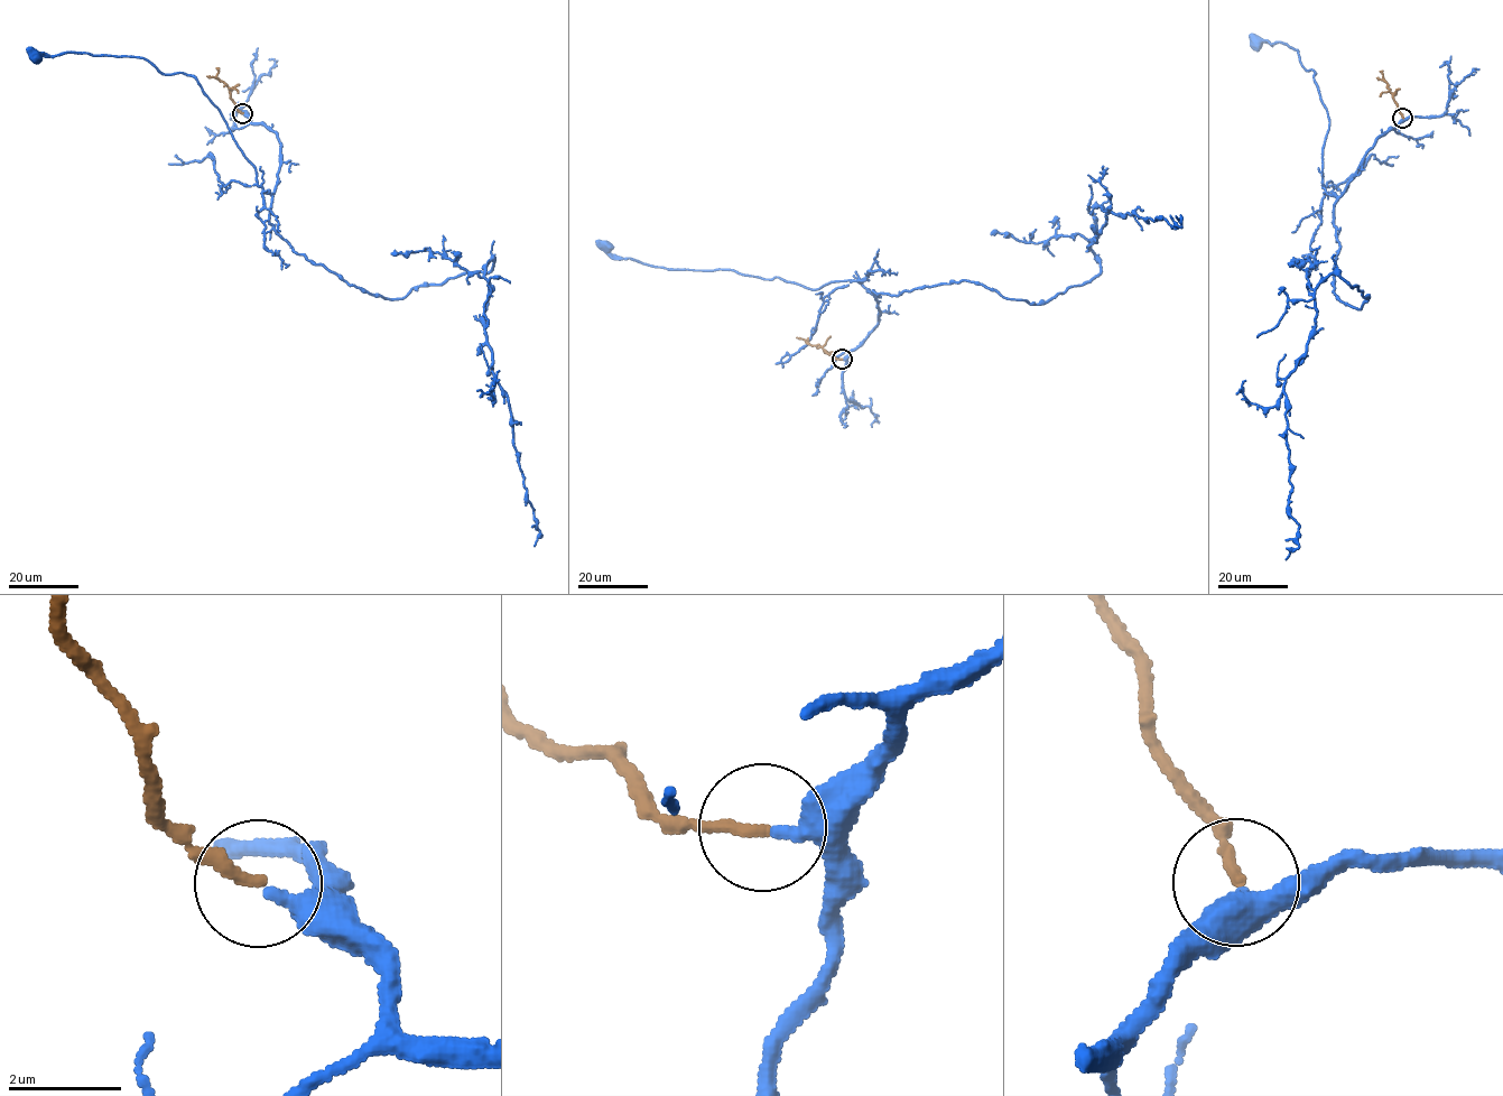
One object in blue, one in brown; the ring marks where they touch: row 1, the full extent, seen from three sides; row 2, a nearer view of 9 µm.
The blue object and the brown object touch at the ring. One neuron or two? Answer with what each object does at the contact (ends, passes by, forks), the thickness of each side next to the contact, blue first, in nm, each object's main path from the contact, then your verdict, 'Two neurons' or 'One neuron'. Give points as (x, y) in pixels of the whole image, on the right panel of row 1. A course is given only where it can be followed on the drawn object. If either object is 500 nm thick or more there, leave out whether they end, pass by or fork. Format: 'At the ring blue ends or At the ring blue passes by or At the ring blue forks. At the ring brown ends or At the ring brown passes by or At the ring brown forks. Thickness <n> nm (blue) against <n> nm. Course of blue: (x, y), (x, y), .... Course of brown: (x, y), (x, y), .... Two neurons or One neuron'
At the ring blue ends. At the ring brown ends. Thickness 360 nm (blue) against 220 nm. Course of blue: (1403, 119), (1381, 133), (1344, 193), (1330, 196), (1321, 185), (1329, 117), (1315, 73), (1286, 44), (1256, 42). Course of brown: (1403, 118), (1386, 83), (1376, 77). One neuron

